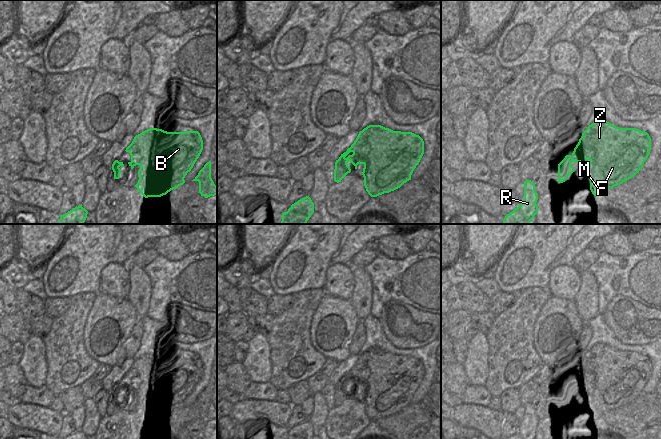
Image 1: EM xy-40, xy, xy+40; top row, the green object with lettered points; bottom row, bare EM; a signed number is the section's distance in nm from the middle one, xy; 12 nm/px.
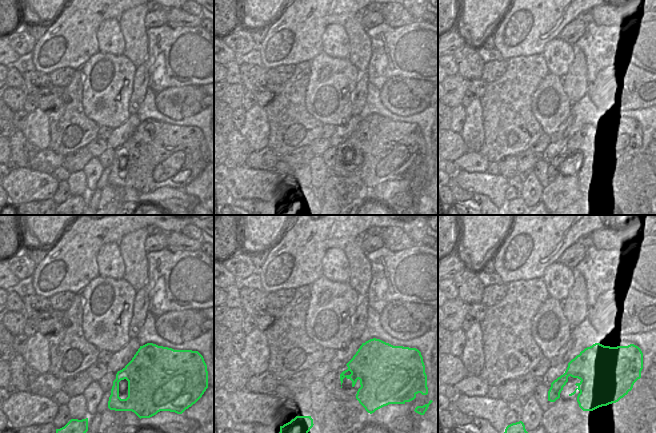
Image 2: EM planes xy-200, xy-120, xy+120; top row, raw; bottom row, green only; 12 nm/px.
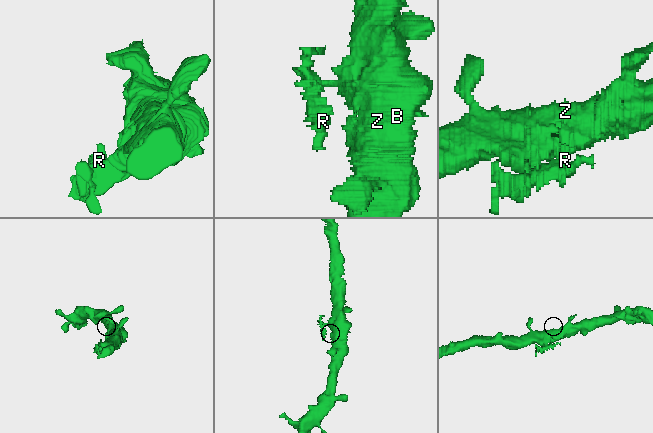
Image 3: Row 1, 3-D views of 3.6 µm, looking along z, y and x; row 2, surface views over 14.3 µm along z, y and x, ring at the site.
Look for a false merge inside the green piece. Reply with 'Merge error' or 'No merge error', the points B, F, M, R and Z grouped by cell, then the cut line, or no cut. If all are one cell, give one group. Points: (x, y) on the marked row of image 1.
No merge error. Groups: B F M R Z. No split.

